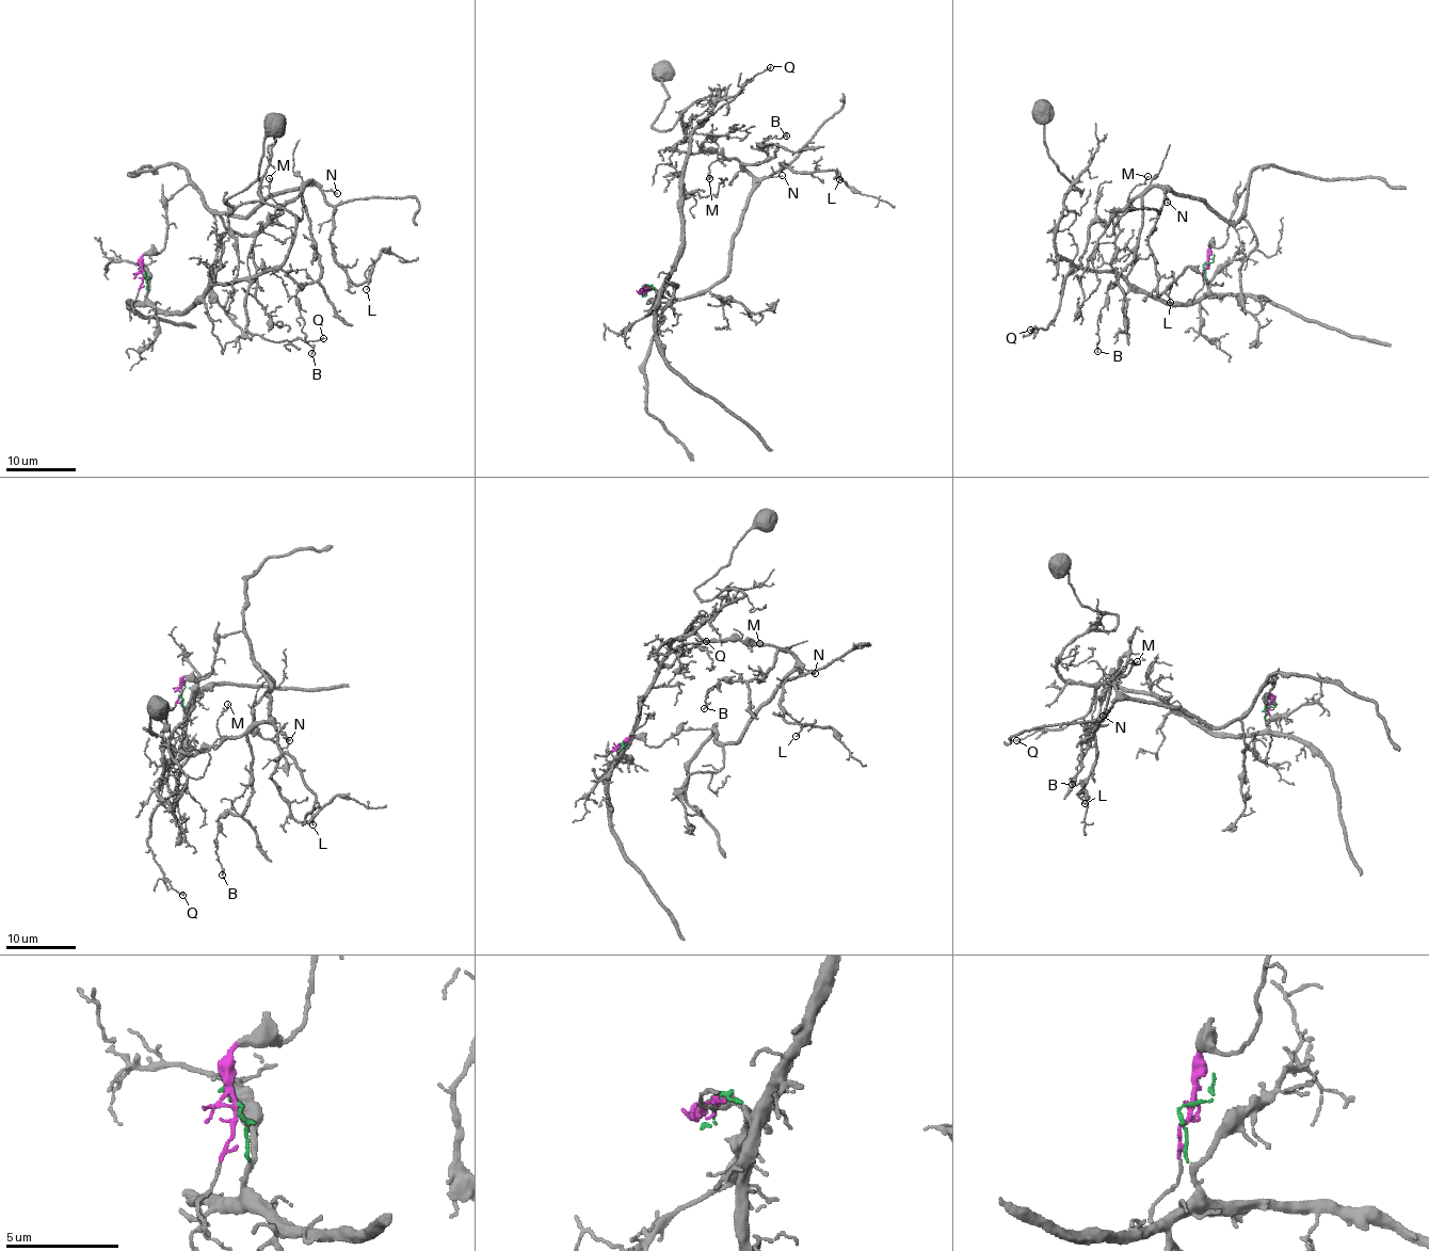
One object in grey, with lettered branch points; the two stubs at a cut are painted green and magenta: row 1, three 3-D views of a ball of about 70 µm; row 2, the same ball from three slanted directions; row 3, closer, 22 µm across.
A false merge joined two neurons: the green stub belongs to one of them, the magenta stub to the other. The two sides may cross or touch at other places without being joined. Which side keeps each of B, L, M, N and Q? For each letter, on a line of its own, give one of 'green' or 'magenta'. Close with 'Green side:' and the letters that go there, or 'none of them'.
B: magenta
L: magenta
M: magenta
N: magenta
Q: green
Green side: Q

